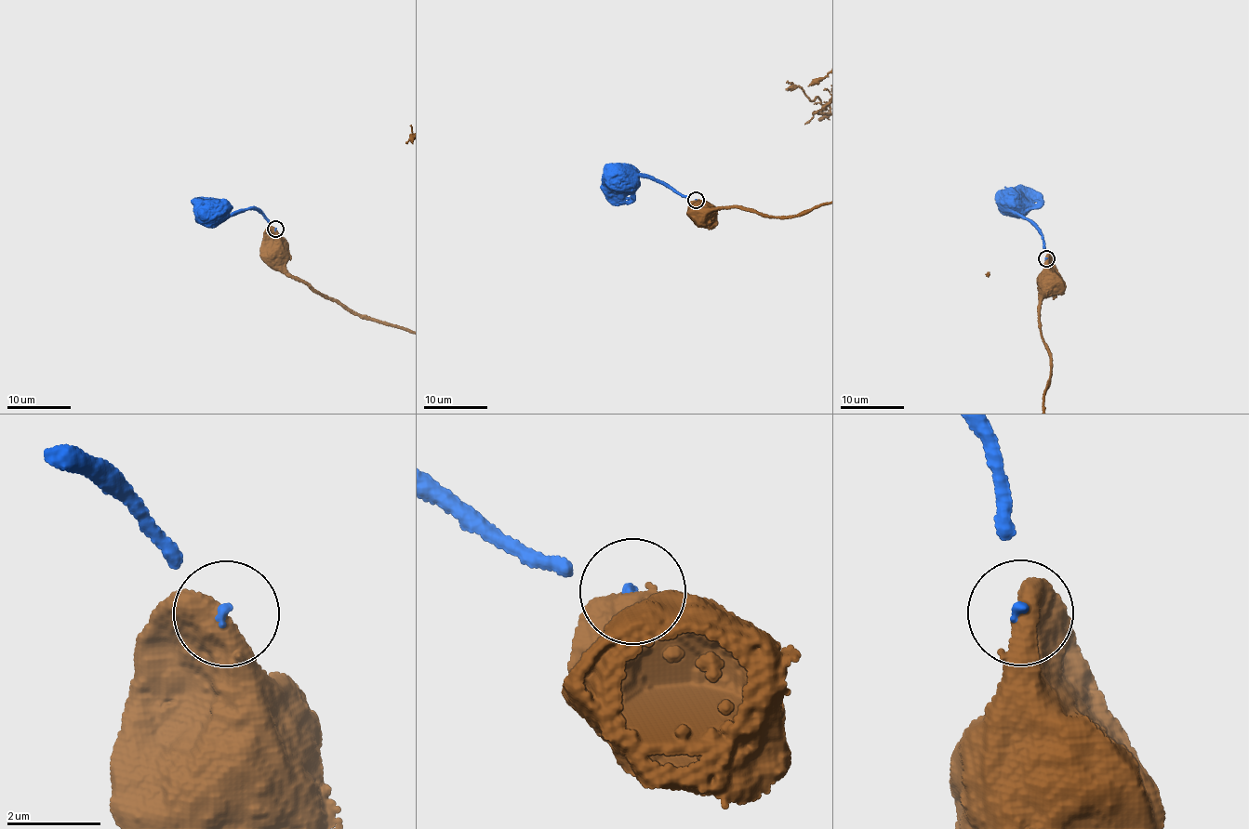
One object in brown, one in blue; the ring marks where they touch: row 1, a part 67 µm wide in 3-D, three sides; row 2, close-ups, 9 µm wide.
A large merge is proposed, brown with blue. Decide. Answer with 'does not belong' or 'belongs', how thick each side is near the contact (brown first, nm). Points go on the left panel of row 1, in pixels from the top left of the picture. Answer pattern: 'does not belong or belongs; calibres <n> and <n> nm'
does not belong; calibres 700 and 130 nm

